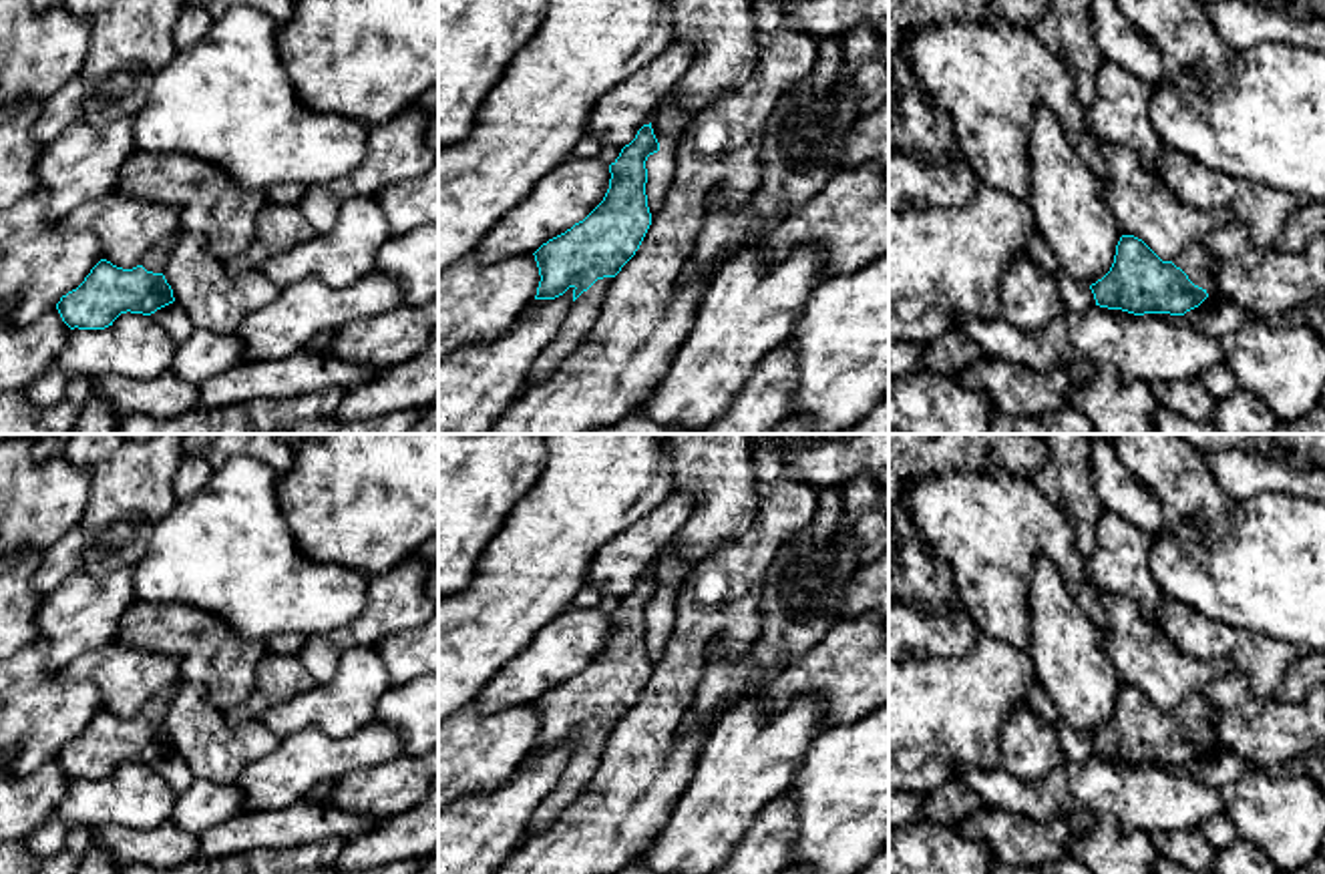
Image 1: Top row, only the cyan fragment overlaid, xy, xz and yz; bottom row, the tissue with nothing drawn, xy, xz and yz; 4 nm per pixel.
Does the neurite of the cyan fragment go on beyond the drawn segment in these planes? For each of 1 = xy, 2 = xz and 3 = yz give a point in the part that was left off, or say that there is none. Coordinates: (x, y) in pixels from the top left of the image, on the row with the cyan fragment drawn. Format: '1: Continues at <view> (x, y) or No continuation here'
1: Continues at xy (155, 260)
2: Continues at xz (584, 312)
3: Continues at yz (1195, 262)

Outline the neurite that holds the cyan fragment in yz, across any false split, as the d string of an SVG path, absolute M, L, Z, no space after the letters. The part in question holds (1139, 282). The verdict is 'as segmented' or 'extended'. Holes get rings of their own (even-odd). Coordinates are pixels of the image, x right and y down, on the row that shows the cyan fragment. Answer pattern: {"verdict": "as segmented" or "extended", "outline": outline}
{"verdict": "extended", "outline": "M1122 235L1110 271L1090 285L1096 305L1122 309L1134 315L1170 313L1184 315L1206 297L1214 265L1200 243L1188 245L1174 261L1162 261L1142 239Z"}

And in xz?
{"verdict": "extended", "outline": "M651 123L643 125L609 165L603 201L533 255L539 267L535 299L555 299L569 287L573 305L555 340L533 362L525 388L551 374L595 323L611 279L639 249L649 225L645 161L659 151Z"}

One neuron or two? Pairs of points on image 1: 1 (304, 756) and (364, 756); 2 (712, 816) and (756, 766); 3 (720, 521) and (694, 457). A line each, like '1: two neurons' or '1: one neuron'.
1: one neuron
2: one neuron
3: one neuron

